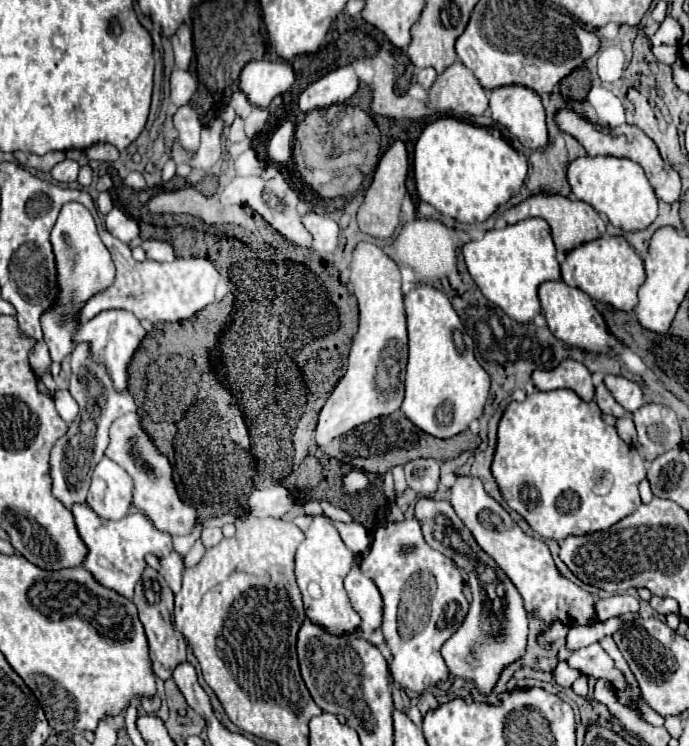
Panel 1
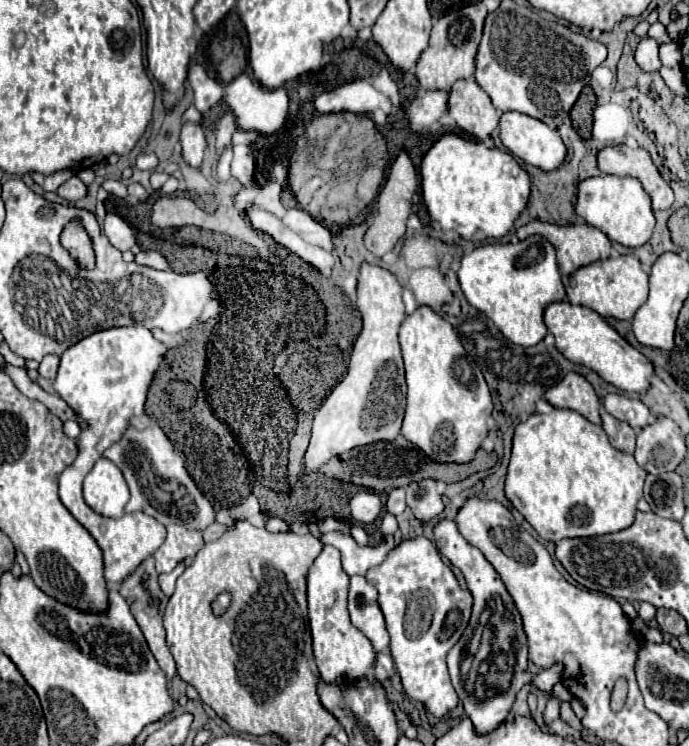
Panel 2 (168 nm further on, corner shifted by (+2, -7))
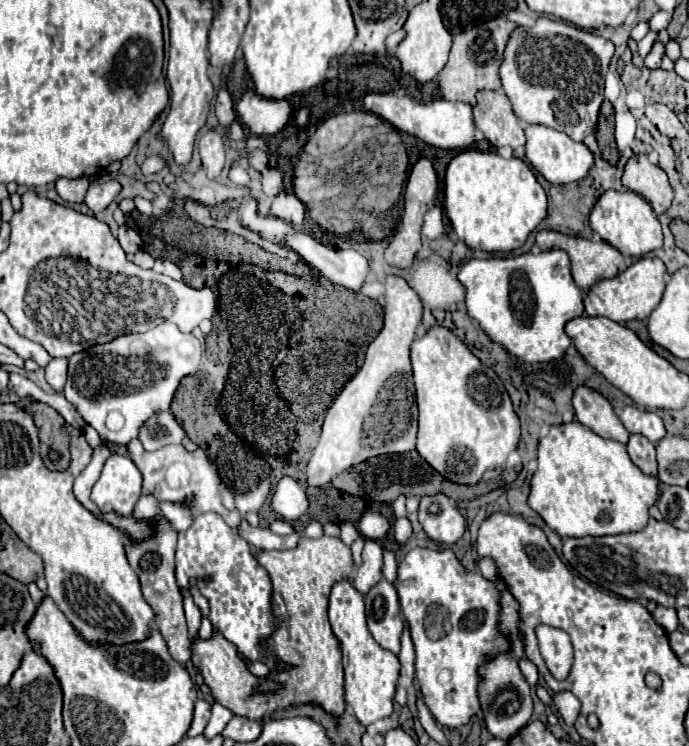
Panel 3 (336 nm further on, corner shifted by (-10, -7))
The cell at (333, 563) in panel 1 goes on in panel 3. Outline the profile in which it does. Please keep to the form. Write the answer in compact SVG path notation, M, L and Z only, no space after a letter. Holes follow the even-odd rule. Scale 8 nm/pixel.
M338 581L330 593L330 625L334 635L340 639L342 653L344 653L344 679L346 679L346 703L354 711L356 719L368 727L370 723L390 717L394 691L398 685L400 675L400 661L394 653L380 649L374 637L366 627L364 615L364 597L354 589L350 581Z

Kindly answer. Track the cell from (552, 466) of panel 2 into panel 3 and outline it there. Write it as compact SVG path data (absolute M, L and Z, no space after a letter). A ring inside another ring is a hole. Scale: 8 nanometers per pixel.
M566 423L550 427L548 435L538 445L538 469L532 477L532 491L528 505L548 523L560 537L598 537L640 531L648 523L648 509L656 503L658 485L652 477L644 477L640 469L630 461L626 447L612 439L602 439L580 423Z

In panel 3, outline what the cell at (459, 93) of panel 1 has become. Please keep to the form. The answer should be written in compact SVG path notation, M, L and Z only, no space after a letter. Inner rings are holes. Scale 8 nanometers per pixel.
M480 91L476 95L478 105L474 107L476 129L494 145L494 147L524 147L524 127L512 111L510 99L504 91Z

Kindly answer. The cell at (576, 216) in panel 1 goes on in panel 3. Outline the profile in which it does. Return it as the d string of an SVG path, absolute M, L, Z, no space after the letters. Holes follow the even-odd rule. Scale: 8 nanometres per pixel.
M540 231L536 235L536 245L542 251L564 249L570 255L570 261L572 261L572 277L582 291L588 291L594 283L598 283L602 279L616 277L618 273L622 273L628 267L624 255L618 249L614 249L612 245L608 245L606 241L588 241L588 239L582 239L582 237L570 237L570 235L562 235L562 233L556 233L556 231Z

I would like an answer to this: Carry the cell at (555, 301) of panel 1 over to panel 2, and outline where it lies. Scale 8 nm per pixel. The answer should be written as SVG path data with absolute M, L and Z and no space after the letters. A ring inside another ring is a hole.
M554 301L546 307L544 321L548 331L556 339L556 349L560 349L560 353L568 361L590 367L604 381L612 383L622 391L644 393L648 389L648 377L654 373L652 363L630 343L626 343L616 333L616 329L612 329L594 309L588 309L584 305L572 305L568 301Z

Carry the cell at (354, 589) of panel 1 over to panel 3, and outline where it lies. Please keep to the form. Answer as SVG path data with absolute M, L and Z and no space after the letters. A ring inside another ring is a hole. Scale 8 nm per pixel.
M382 579L366 597L368 629L376 643L394 655L400 653L400 635L404 627L398 595L392 583Z

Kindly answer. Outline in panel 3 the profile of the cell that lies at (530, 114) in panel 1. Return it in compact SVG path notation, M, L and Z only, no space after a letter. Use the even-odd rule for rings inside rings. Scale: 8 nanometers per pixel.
M530 125L526 129L526 157L532 167L552 185L568 185L584 179L594 165L594 155L584 143L572 141L566 133L548 129L544 125Z

